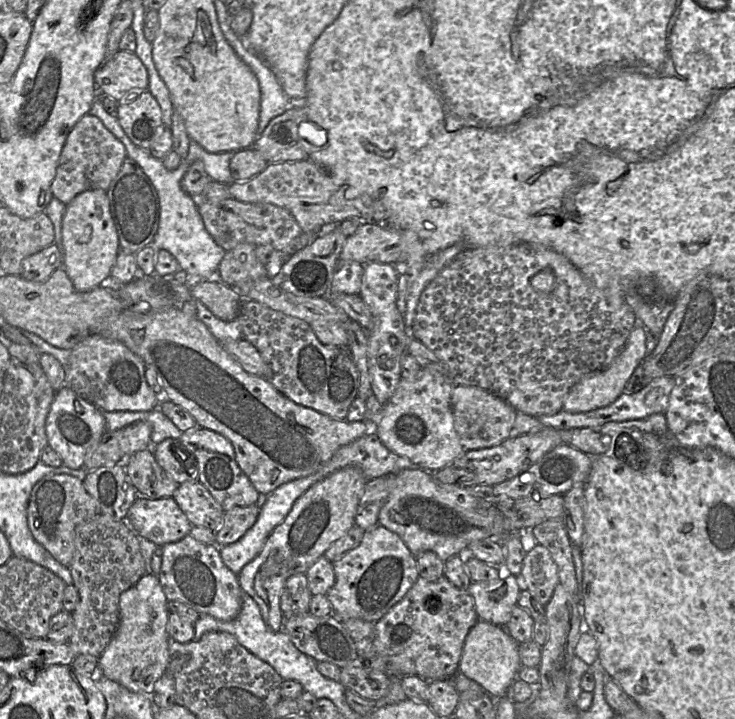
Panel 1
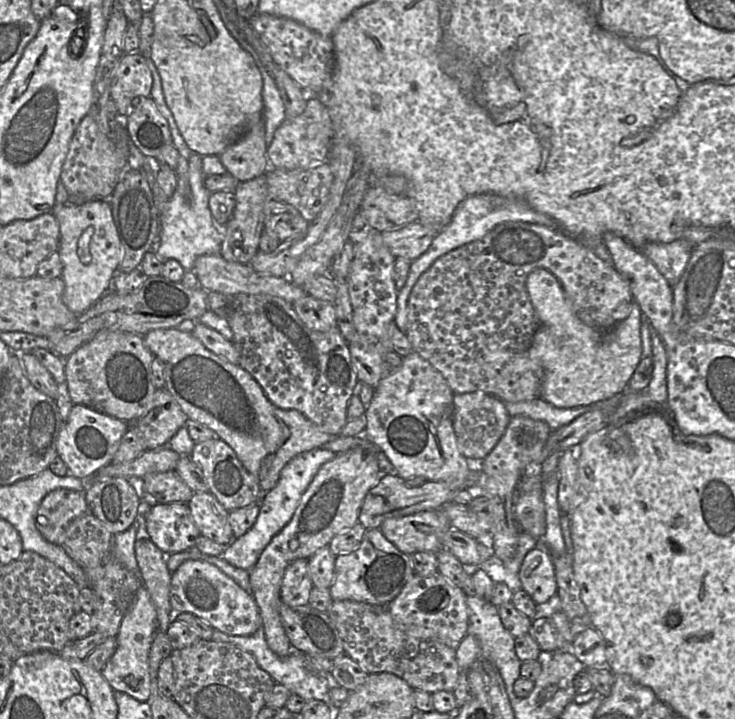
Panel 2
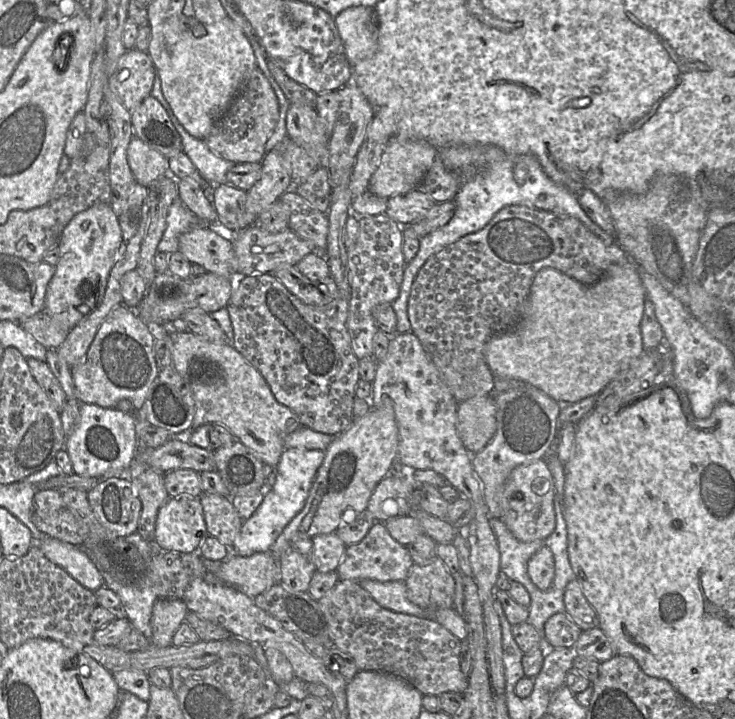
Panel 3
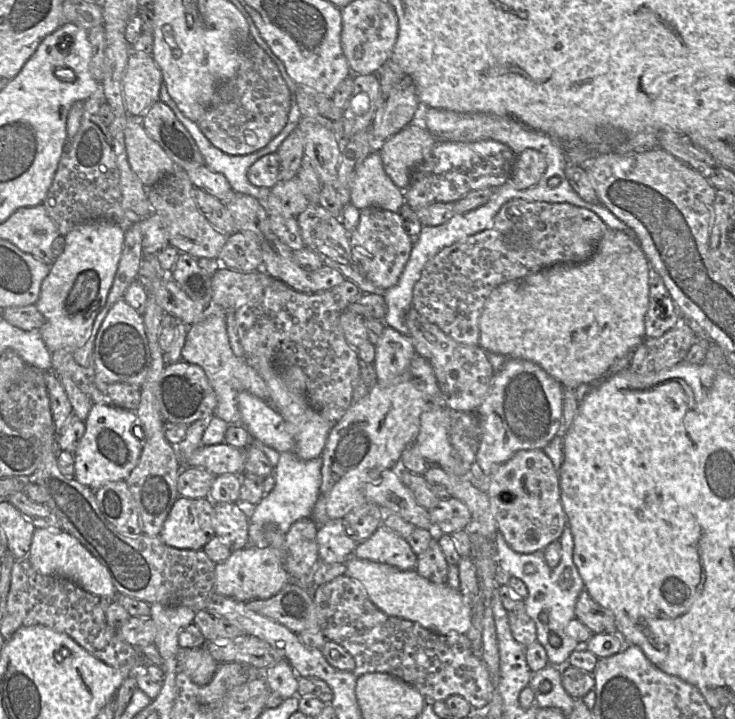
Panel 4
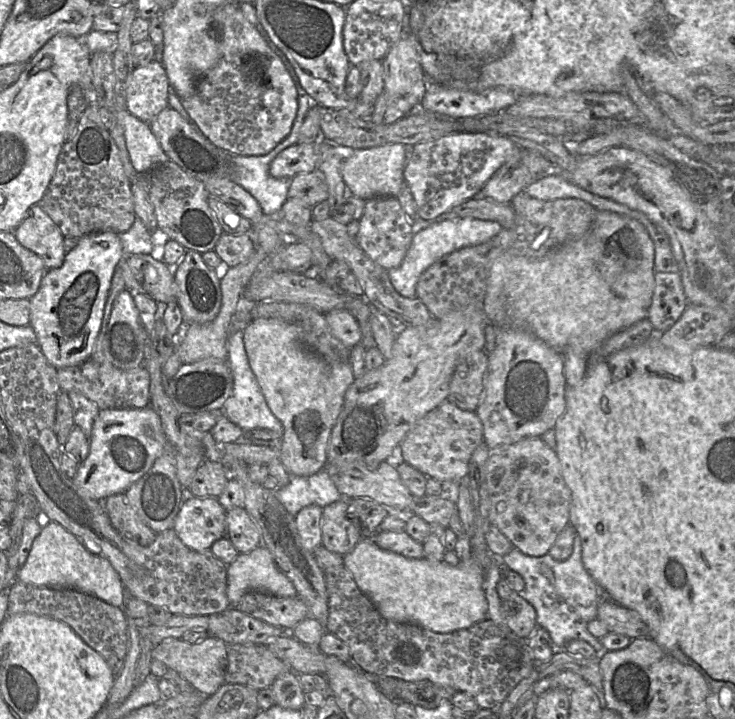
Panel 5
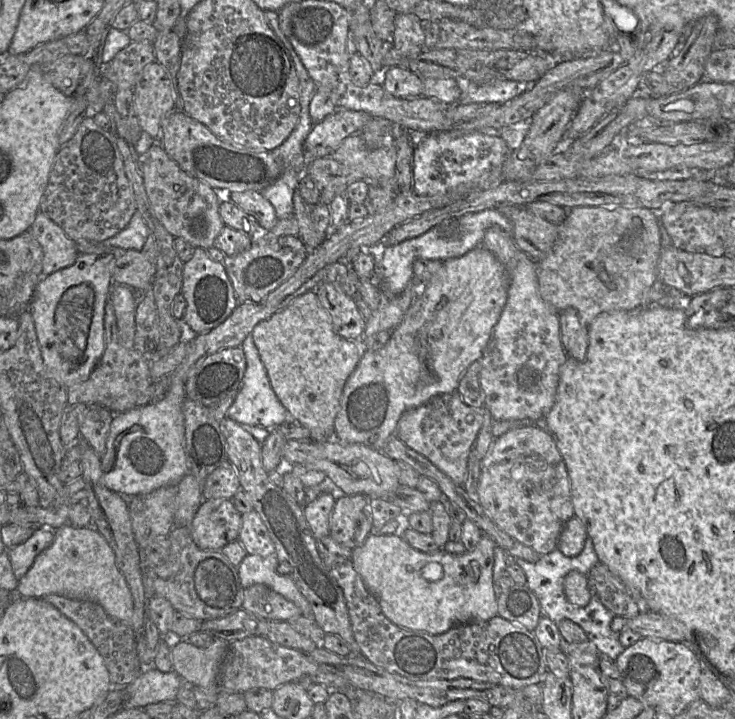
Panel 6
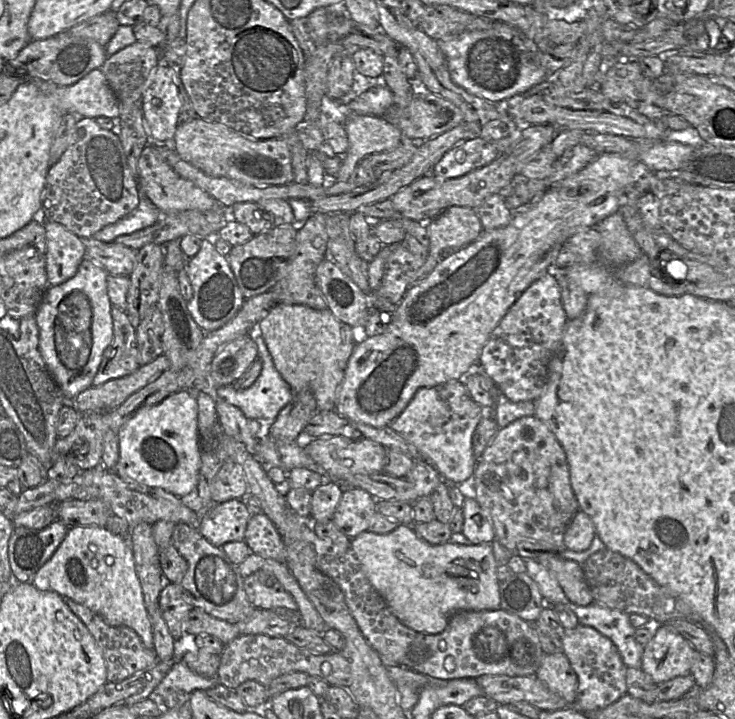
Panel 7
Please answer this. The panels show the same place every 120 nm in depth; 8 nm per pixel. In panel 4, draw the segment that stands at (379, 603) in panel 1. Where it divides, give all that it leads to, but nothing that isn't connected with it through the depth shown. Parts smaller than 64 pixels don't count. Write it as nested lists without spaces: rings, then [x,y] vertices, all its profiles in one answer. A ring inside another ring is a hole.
[[[383,524],[367,540],[357,544],[353,556],[385,563],[402,571],[415,569],[418,561],[407,540]]]

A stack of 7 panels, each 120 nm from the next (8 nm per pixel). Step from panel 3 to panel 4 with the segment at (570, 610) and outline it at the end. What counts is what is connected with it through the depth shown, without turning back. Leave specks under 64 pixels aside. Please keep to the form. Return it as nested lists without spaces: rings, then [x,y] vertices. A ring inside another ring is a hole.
[[[585,589],[577,599],[575,616],[594,634],[617,633],[614,614],[594,601]]]

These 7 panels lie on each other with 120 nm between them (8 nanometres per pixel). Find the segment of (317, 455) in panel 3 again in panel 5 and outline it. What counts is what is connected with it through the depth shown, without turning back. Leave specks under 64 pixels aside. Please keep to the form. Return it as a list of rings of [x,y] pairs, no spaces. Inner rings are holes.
[[[326,469],[311,476],[291,476],[286,486],[276,489],[276,496],[293,516],[307,506],[324,508],[342,498]]]

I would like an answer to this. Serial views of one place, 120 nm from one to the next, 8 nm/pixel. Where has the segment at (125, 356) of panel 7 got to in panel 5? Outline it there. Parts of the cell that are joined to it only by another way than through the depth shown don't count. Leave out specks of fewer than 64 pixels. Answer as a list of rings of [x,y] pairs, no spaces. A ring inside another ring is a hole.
[[[118,266],[113,274],[108,297],[104,307],[103,318],[91,356],[77,366],[57,369],[57,380],[62,391],[69,393],[76,391],[97,404],[100,410],[143,408],[149,406],[149,372],[142,365],[140,367],[121,370],[113,366],[104,356],[102,349],[103,337],[112,311],[114,299],[123,289],[126,289],[123,274]]]

